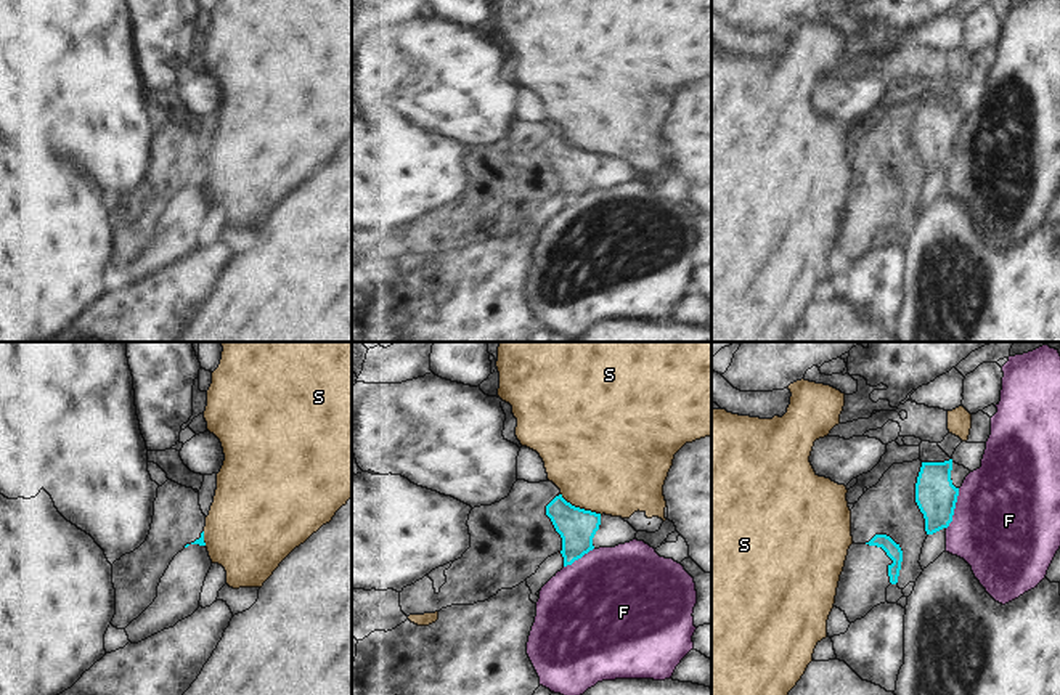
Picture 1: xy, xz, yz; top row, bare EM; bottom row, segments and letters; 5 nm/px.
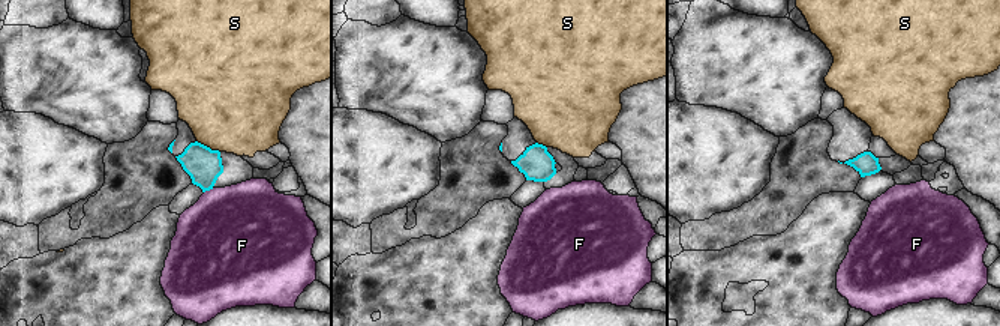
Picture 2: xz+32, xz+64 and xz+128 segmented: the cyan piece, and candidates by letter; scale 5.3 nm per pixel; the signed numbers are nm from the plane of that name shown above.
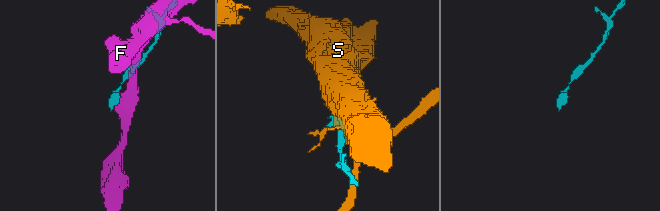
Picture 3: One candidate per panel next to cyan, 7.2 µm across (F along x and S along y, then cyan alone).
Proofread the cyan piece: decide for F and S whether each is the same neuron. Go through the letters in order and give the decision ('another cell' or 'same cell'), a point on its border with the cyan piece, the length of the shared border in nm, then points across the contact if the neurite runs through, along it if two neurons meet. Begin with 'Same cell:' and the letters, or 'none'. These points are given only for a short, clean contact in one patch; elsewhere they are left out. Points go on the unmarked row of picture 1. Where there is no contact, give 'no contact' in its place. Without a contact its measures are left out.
Same cell: none
F: another cell; contact yz (954, 148); length 220 nm
S: another cell; contact xz (578, 148); length 240 nm

